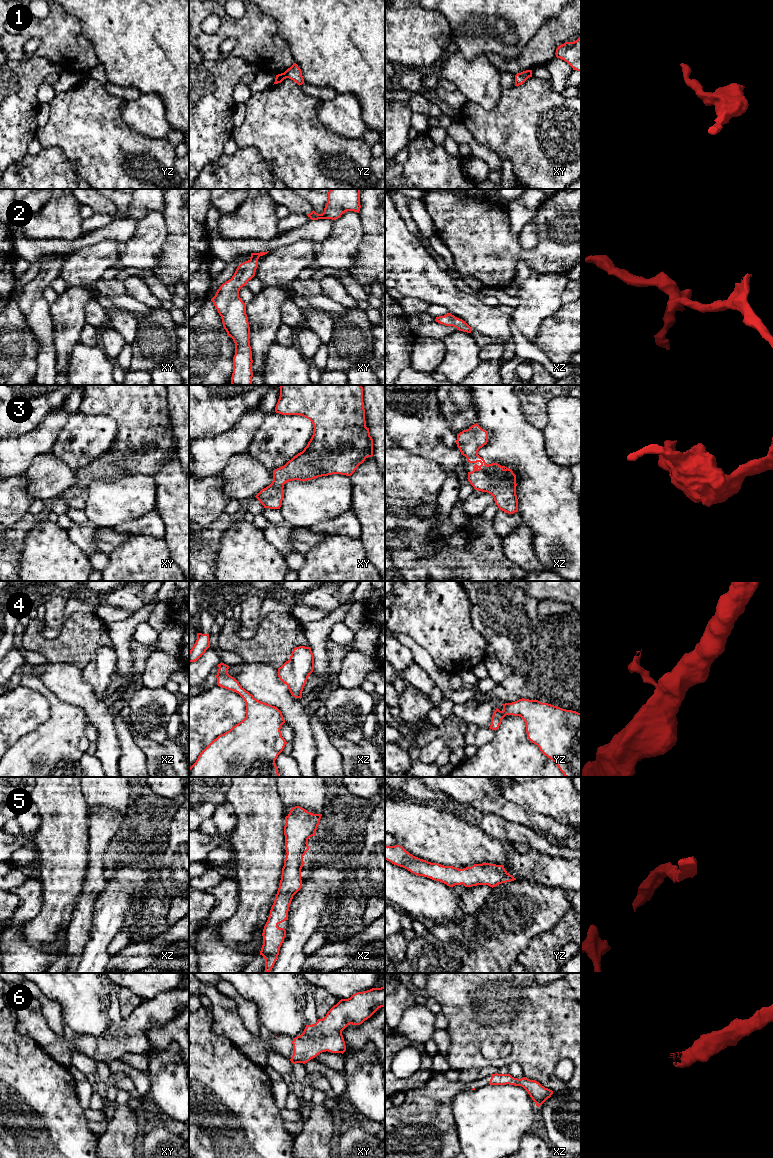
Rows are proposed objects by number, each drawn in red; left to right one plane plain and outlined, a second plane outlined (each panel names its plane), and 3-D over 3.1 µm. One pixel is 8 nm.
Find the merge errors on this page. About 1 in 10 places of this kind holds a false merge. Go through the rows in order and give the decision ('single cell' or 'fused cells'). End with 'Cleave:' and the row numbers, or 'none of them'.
1: single cell
2: single cell
3: single cell
4: single cell
5: single cell
6: single cell
Cleave: none of them

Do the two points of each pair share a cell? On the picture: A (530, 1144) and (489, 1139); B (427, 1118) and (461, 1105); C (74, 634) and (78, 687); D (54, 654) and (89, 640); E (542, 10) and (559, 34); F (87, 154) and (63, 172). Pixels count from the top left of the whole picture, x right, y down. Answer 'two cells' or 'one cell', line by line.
A: two cells
B: two cells
C: two cells
D: one cell
E: two cells
F: two cells

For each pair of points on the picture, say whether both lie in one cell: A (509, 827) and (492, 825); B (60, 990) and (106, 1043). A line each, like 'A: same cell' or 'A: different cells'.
A: same cell
B: different cells

